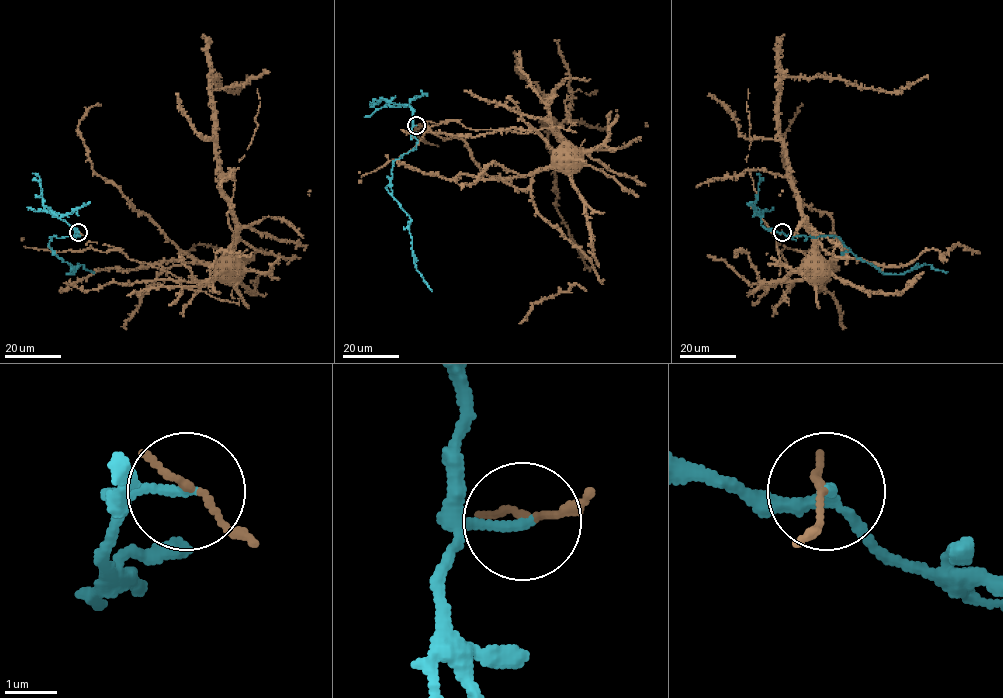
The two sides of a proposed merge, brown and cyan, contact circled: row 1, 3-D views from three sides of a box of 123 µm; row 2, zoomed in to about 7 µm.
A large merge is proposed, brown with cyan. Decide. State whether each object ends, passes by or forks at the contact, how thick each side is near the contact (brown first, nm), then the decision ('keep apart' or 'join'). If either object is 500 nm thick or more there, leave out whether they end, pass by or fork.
brown ends there; cyan ends there; 140 nm thick on the brown side, 180 nm on the other; keep apart

